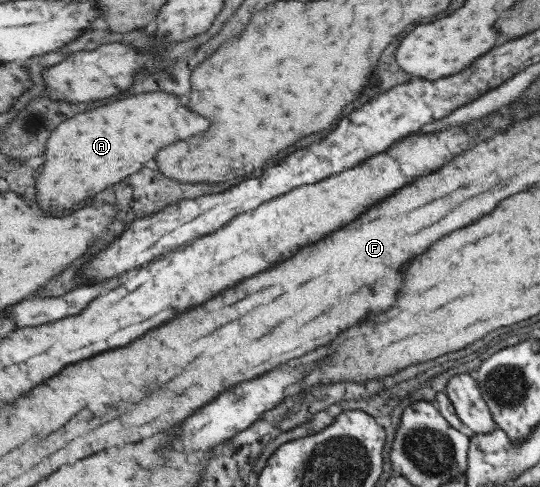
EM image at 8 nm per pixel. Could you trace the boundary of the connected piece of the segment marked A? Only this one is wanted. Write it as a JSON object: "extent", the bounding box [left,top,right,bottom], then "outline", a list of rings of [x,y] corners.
{"extent":[35,93,209,207],"outline":[[[141,93],[93,111],[79,113],[51,131],[45,143],[45,163],[37,175],[35,191],[39,207],[65,207],[93,197],[97,187],[119,183],[123,177],[137,173],[145,161],[153,159],[157,149],[207,129],[209,121],[195,117],[167,93]]]}

